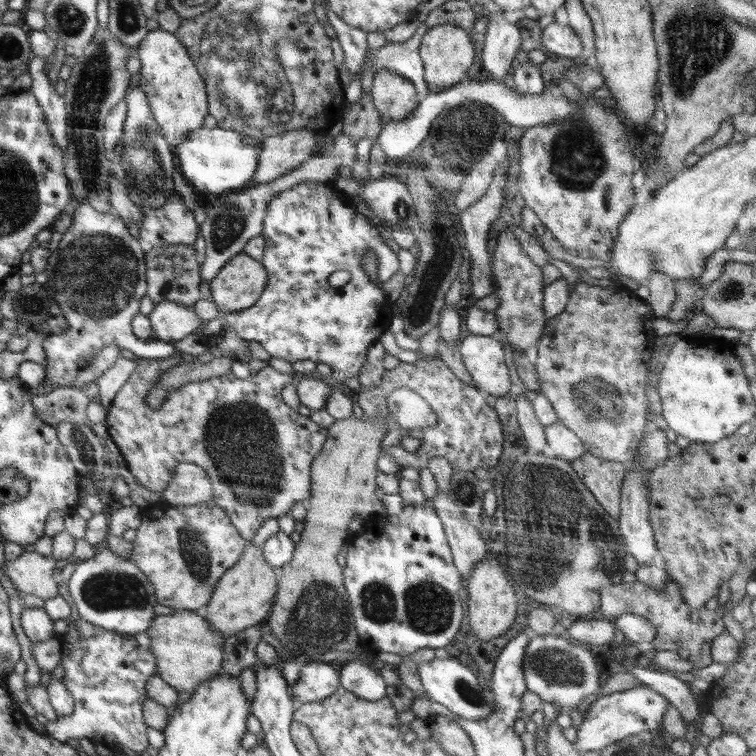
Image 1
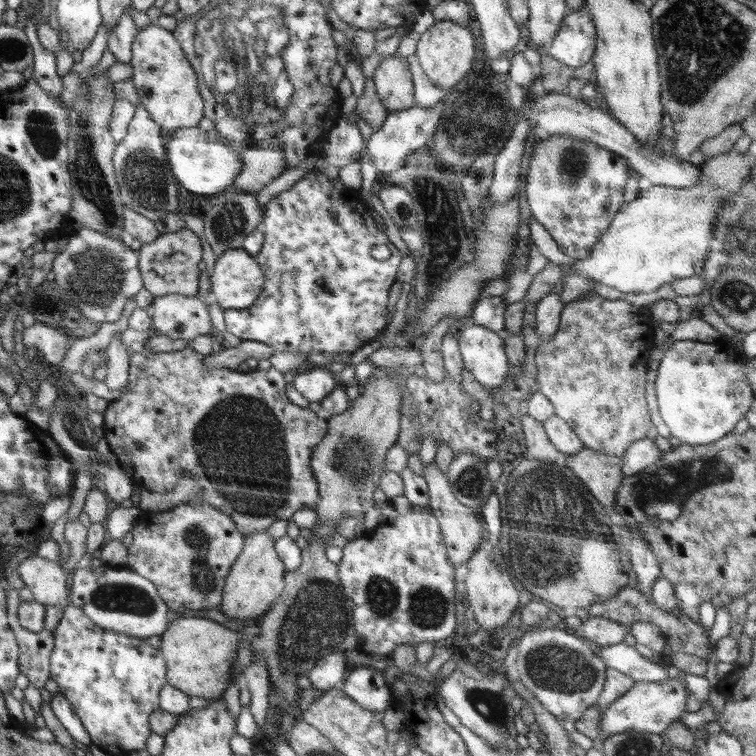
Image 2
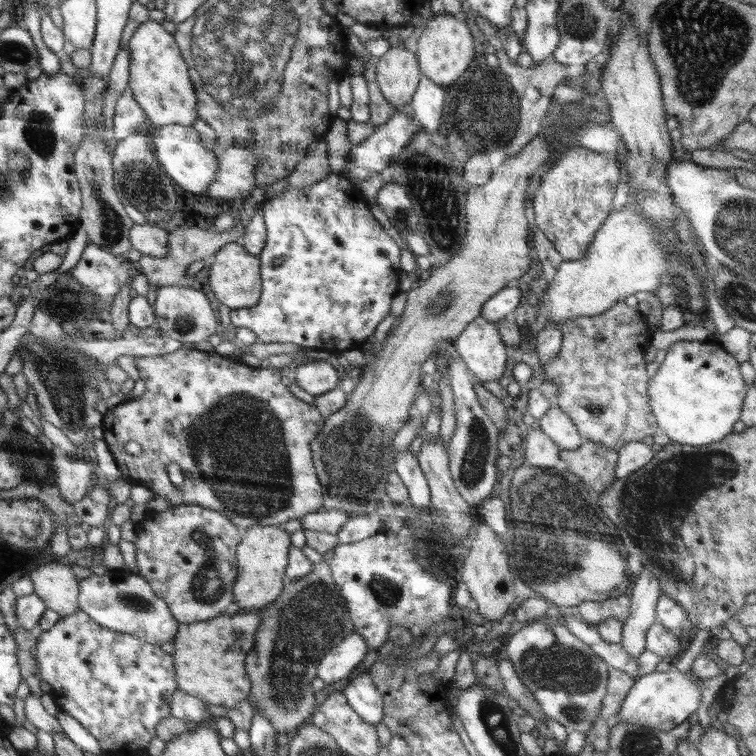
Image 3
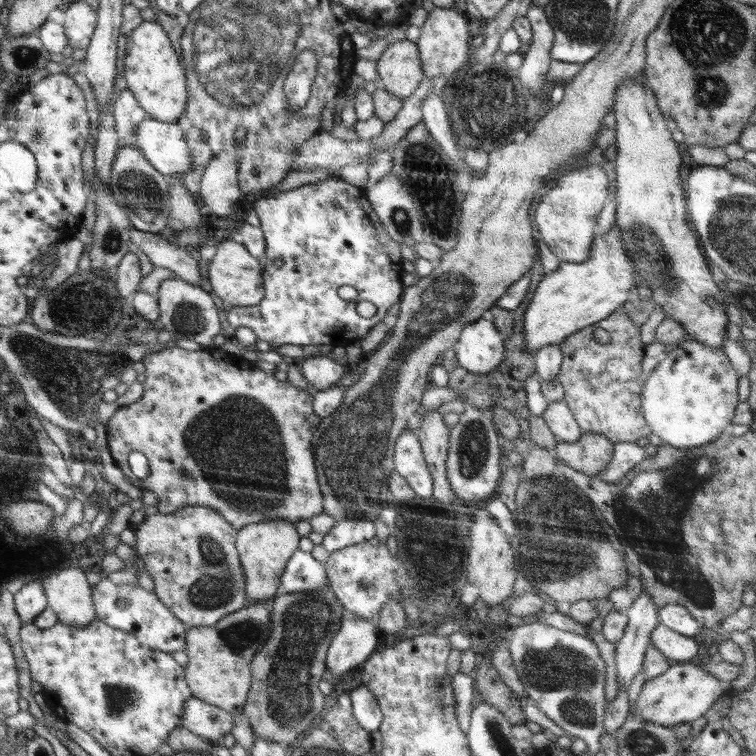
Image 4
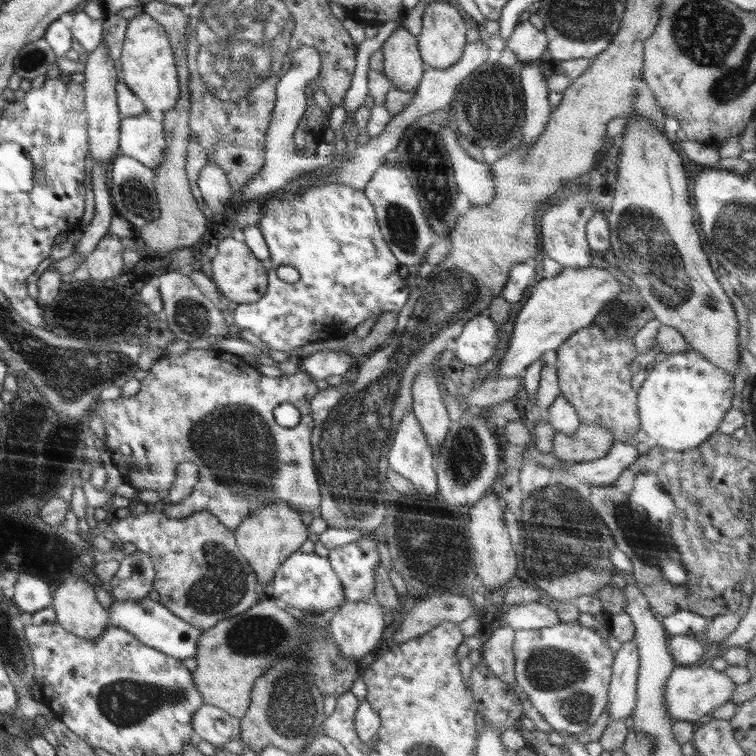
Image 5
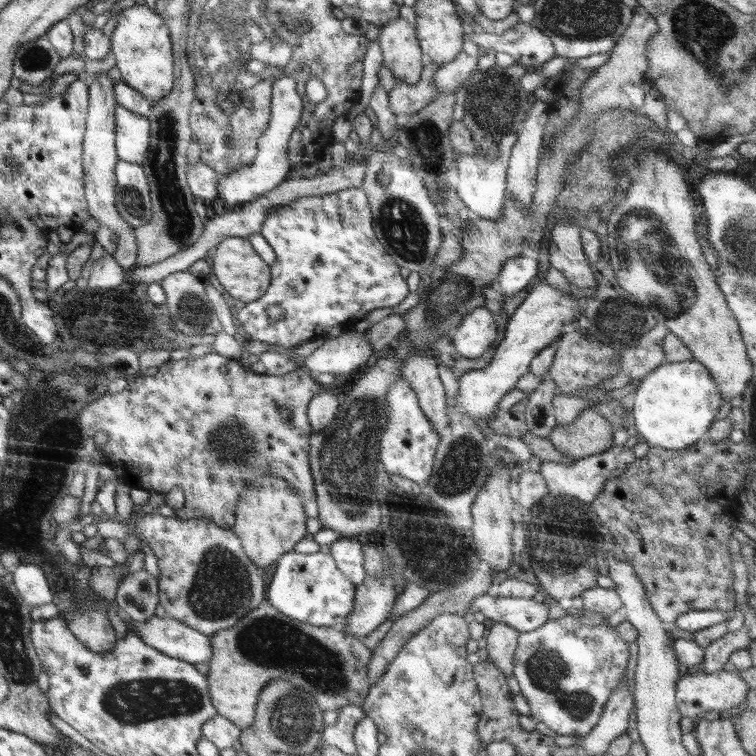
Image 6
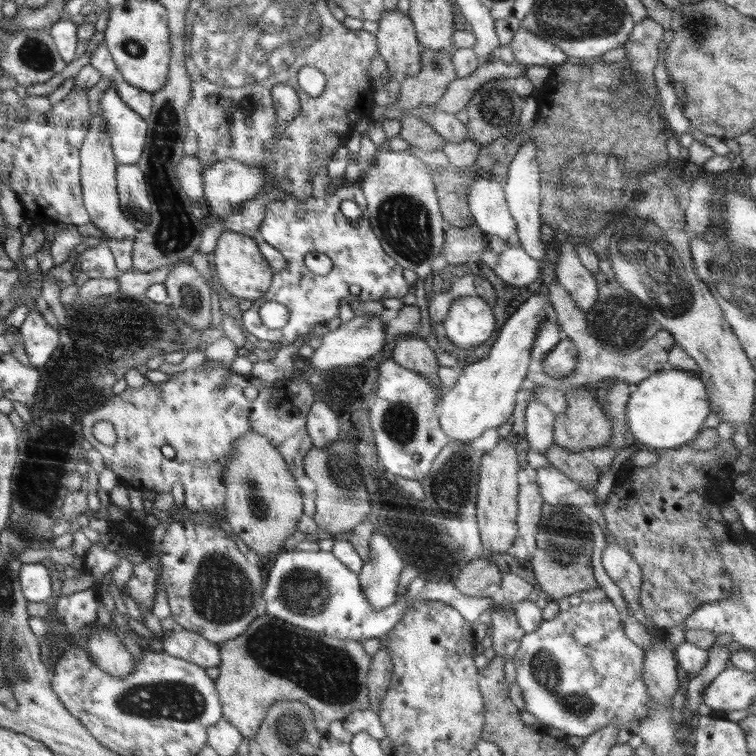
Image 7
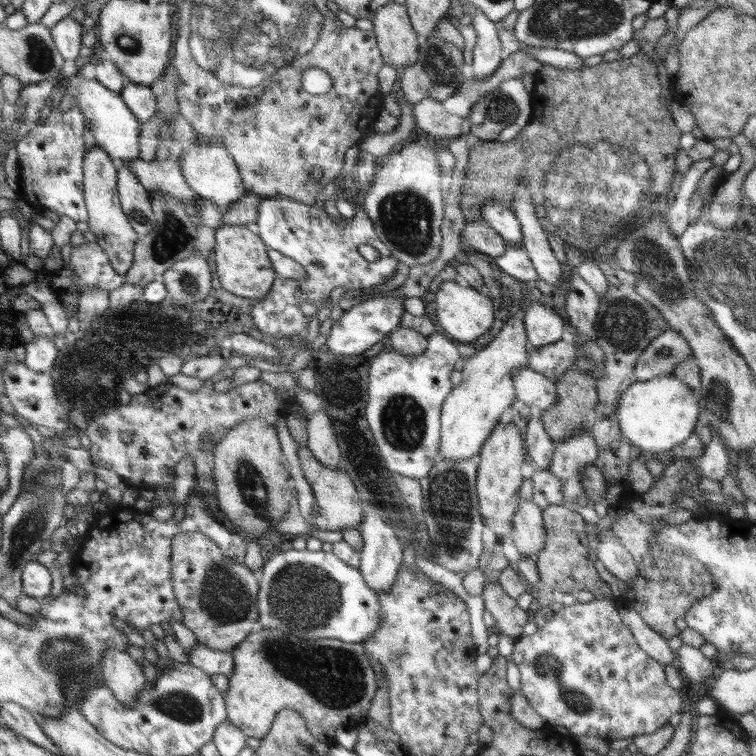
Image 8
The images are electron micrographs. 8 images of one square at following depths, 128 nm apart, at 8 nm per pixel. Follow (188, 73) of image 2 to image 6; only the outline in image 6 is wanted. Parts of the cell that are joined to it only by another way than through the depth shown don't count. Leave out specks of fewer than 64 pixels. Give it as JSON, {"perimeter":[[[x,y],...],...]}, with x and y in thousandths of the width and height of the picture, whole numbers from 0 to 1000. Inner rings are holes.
{"perimeter":[[[176,7],[161,13],[155,34],[148,42],[147,69],[152,74],[161,107],[180,118],[201,136],[226,123],[229,97],[229,66],[224,38],[217,25],[194,7]]]}

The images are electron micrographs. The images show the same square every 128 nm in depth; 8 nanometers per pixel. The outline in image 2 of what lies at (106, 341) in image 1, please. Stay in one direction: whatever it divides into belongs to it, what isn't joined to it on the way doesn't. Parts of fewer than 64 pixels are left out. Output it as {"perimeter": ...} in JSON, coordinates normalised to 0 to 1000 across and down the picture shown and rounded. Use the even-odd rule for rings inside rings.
{"perimeter":[[[104,299],[93,310],[87,328],[70,344],[74,378],[95,397],[95,405],[124,429],[153,426],[167,399],[189,380],[184,332],[148,311],[122,300]]]}

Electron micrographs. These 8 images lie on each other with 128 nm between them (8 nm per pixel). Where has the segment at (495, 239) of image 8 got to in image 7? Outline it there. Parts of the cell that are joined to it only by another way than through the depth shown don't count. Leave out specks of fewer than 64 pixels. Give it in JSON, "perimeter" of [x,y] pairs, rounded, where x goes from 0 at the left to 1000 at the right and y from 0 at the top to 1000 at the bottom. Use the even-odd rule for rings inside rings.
{"perimeter":[[[589,300],[587,312],[585,335],[595,351],[616,348],[622,336],[648,331],[646,310],[632,300]]]}

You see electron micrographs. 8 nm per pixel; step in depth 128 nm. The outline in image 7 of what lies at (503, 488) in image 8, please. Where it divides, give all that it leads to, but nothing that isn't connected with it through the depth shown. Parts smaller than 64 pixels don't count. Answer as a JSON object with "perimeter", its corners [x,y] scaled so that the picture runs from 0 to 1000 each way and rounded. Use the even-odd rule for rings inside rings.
{"perimeter":[[[661,582],[649,598],[638,604],[630,664],[630,689],[636,721],[643,734],[672,730],[684,710],[684,656],[687,652],[685,616],[683,597],[672,583]]]}

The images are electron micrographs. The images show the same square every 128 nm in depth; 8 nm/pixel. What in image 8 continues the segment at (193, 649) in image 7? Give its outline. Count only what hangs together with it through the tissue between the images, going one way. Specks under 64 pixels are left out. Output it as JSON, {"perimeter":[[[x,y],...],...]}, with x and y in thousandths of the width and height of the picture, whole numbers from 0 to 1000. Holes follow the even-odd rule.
{"perimeter":[[[259,851],[257,860],[249,865],[251,880],[271,886],[276,893],[298,892],[303,897],[310,886],[310,869],[307,869],[310,860],[278,858],[271,852]]]}

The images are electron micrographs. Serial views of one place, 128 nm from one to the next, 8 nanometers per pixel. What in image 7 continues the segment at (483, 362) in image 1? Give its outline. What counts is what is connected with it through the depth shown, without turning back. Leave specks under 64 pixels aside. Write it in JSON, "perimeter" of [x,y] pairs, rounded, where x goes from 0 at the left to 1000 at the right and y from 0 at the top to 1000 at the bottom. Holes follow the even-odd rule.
{"perimeter":[[[624,392],[601,394],[586,431],[594,450],[614,463],[640,454],[656,434],[651,406],[639,394]]]}

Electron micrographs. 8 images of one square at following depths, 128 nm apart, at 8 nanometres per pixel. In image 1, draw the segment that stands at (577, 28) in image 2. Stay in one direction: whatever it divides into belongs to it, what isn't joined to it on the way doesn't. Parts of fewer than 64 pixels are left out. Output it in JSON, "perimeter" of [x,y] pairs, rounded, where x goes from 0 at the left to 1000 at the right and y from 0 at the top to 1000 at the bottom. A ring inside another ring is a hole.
{"perimeter":[[[735,29],[718,33],[717,60],[728,70],[746,77],[755,77],[763,82],[770,79],[771,61],[765,46],[754,34],[741,34]]]}

